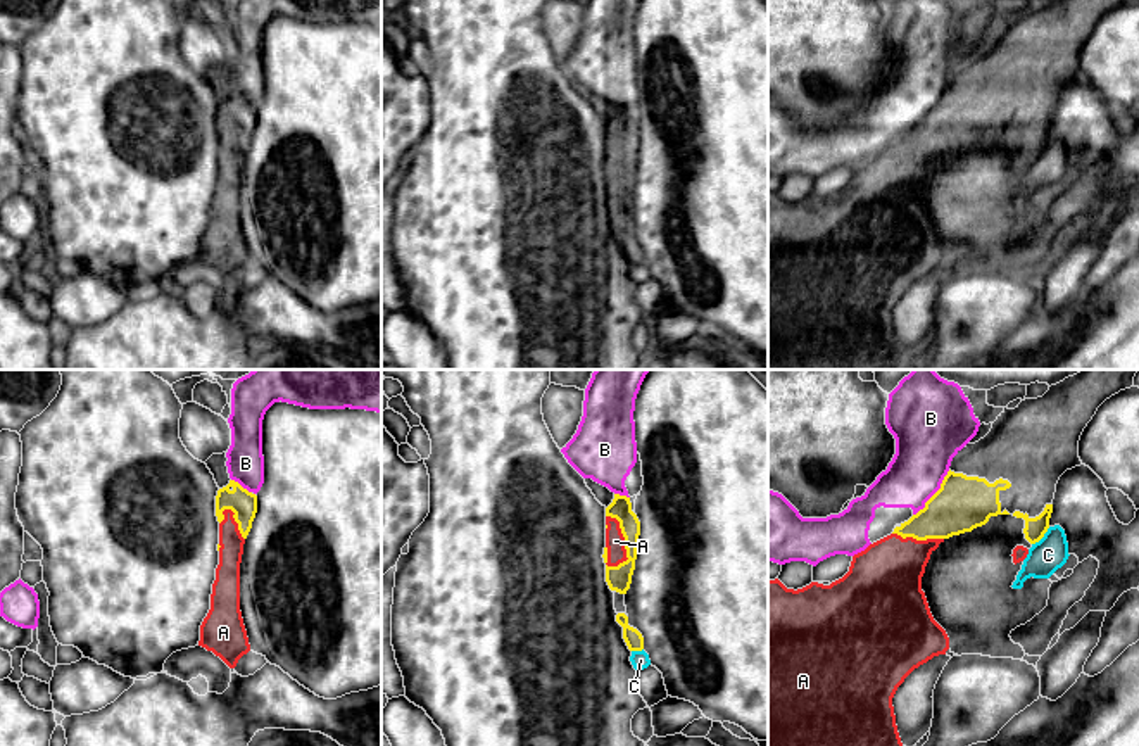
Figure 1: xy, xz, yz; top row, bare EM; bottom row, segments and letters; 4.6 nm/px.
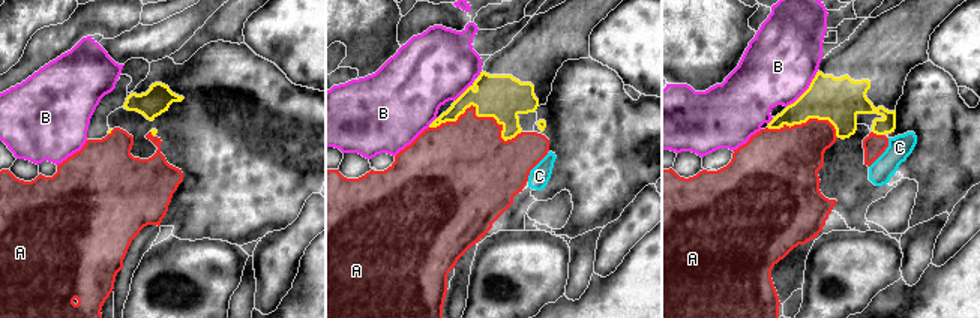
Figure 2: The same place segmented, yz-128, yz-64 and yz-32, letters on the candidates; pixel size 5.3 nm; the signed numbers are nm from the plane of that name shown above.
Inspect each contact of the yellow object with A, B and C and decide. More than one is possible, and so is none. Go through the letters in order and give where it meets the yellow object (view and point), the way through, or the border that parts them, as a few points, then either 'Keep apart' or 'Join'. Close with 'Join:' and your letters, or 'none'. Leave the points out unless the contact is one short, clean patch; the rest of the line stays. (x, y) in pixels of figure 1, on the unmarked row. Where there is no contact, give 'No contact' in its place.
A: Touches yellow at xz (625, 152). Join
B: Touches yellow at yz (934, 107). Keep apart
C: Touches yellow at yz (1041, 151). Boundary: yz (1050, 140), (1032, 158). Keep apart
Join: A

